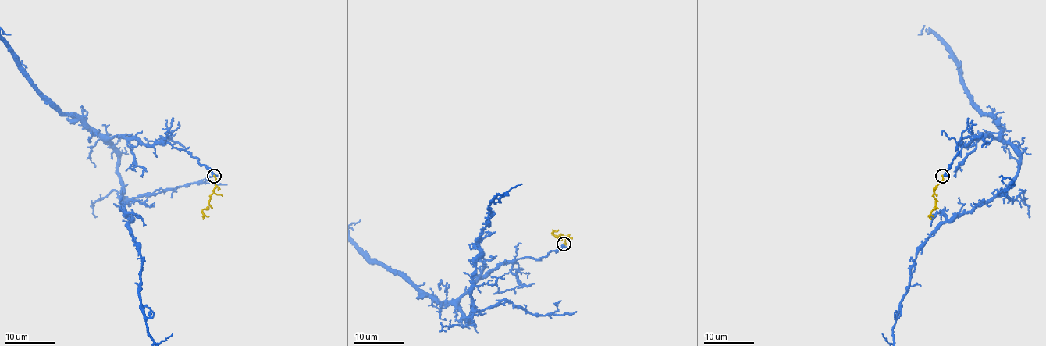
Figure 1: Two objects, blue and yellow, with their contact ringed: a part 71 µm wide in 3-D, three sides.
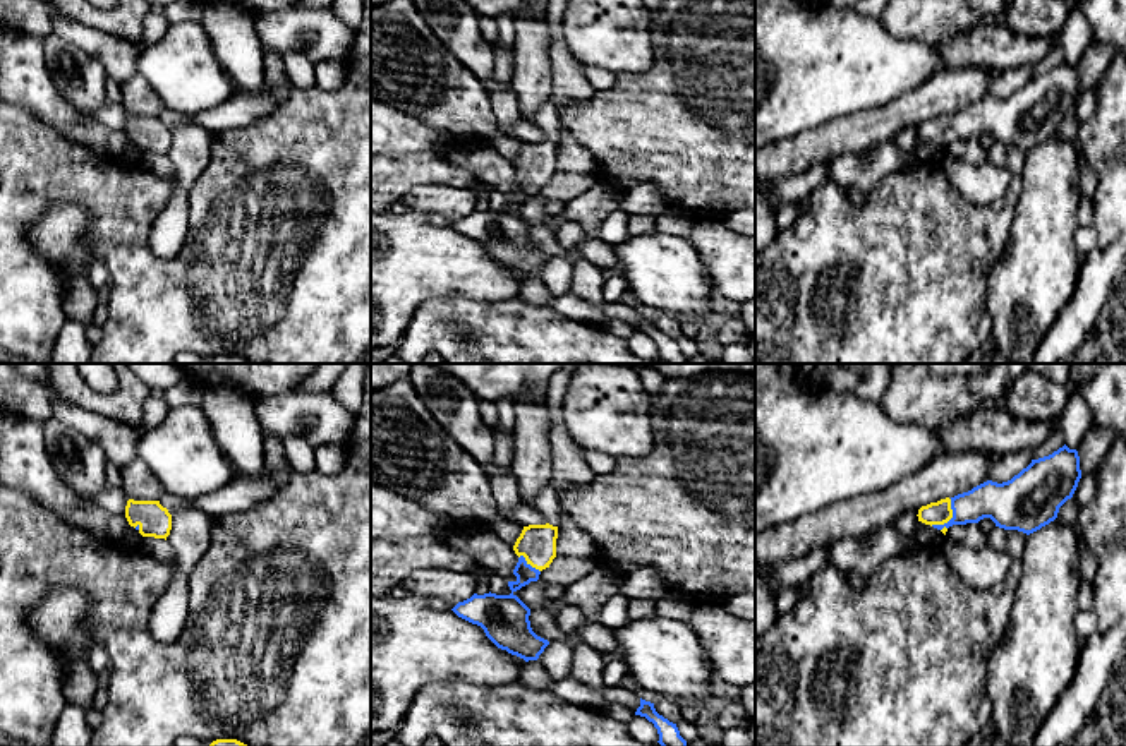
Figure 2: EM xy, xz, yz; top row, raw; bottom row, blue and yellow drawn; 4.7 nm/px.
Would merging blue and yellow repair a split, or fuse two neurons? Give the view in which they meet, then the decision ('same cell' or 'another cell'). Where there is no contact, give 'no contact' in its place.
meets blue in yz; same cell

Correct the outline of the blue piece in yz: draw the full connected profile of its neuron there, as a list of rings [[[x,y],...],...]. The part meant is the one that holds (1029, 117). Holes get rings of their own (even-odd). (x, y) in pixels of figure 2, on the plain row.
[[[1066,60],[1049,72],[1032,75],[1011,96],[987,96],[968,108],[930,118],[918,125],[918,137],[941,146],[990,134],[996,142],[1026,151],[1057,134],[1081,94],[1080,72]]]

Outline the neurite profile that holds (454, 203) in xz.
[[[422,183],[410,189],[402,202],[410,211],[438,213],[453,225],[458,218],[475,209],[477,194],[469,187],[451,187],[441,183]]]

